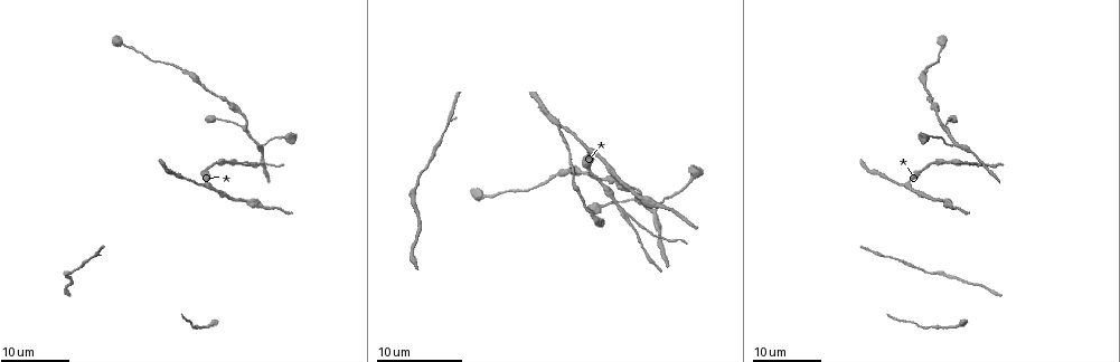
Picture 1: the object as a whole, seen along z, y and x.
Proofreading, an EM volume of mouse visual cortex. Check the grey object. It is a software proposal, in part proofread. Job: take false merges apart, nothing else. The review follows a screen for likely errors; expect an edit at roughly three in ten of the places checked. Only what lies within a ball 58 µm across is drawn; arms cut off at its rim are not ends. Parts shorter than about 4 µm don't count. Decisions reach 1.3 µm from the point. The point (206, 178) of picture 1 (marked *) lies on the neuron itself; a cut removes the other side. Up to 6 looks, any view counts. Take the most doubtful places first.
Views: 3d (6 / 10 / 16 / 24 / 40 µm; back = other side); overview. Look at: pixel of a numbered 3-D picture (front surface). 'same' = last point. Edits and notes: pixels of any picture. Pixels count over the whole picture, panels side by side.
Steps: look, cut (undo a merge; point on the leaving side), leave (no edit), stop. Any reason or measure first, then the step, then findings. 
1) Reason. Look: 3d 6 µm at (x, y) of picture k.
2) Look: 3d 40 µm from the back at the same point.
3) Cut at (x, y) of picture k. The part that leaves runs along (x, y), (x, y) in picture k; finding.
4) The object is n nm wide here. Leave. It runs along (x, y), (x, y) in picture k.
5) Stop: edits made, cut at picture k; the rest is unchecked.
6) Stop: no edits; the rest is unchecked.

Two arms in line, one across. Look: 3d 16 µm at (636, 224) of picture 1.

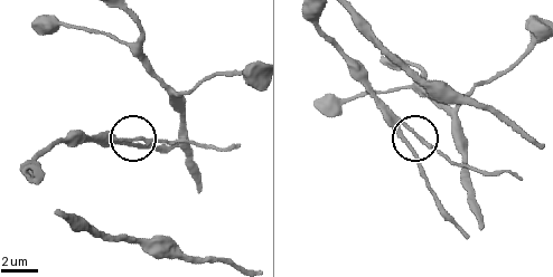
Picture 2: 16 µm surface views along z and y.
Closer look. Look: 3d 10 µm at (421, 136) of picture 2.

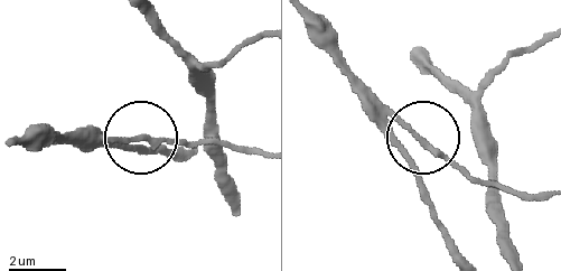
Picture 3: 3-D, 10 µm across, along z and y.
Look: 3d 10 µm from the back at (135, 137) of picture 3.

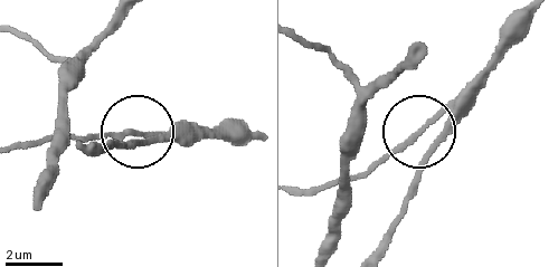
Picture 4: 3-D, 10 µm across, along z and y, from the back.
The side arm is 7 µm long. Leave. All the same neuron.

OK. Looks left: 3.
Side arm on a straight run. Look: 3d 24 µm at (208, 187) of picture 1.

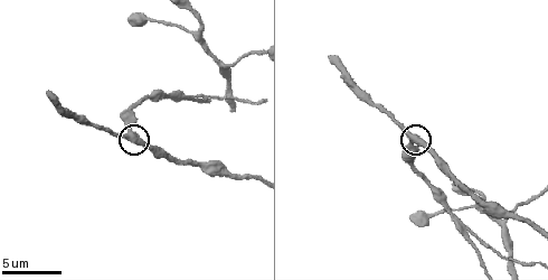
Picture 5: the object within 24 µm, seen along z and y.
Look: 3d 6 µm at (129, 141) of picture 5.

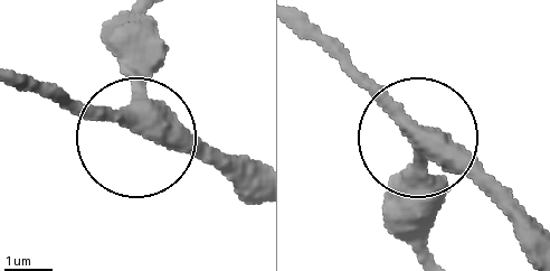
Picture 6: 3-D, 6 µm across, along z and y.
Look: 3d 6 µm from the back at (428, 139) of picture 6.

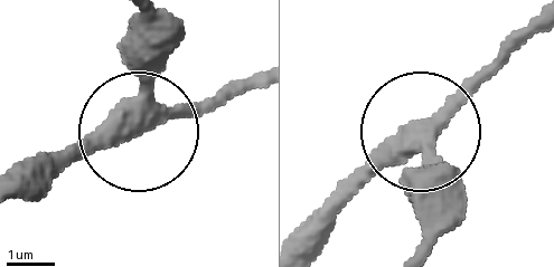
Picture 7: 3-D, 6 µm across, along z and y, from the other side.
3 arms meet here. Leave. It runs along (143, 69), (139, 122), (27, 161) in picture 7; continuous, no second neuron.

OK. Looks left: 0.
Stop: no edits; the rest is unchecked.

